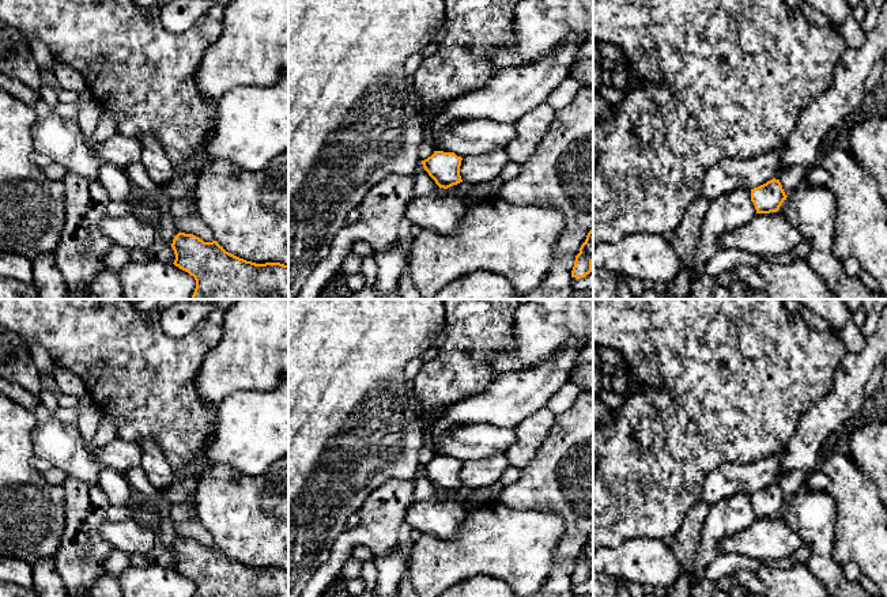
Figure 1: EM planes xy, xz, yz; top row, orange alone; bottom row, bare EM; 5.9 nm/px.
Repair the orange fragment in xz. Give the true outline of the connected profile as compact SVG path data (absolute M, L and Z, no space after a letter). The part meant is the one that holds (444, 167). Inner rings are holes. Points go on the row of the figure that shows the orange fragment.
M434 151L431 156L422 160L422 165L439 188L448 189L463 182L461 160L463 158L454 152Z

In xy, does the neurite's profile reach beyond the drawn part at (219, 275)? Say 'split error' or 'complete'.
complete

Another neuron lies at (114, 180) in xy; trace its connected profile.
M103 162L99 182L109 193L110 201L125 201L133 190L125 170L113 163Z

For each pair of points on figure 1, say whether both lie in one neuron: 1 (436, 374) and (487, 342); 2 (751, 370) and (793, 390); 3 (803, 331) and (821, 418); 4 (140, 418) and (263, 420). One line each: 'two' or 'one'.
1: one
2: one
3: two
4: two

